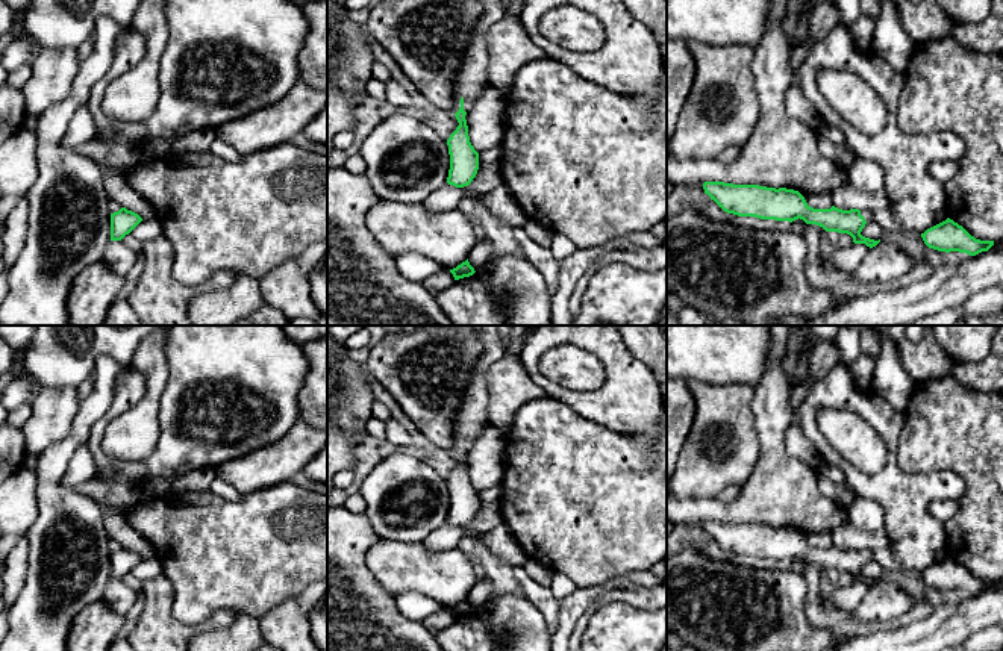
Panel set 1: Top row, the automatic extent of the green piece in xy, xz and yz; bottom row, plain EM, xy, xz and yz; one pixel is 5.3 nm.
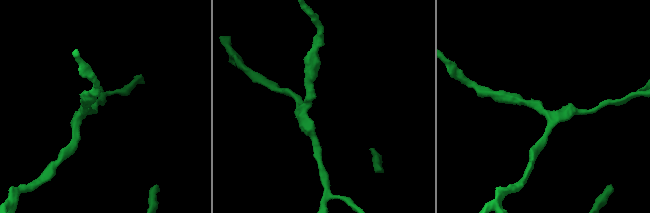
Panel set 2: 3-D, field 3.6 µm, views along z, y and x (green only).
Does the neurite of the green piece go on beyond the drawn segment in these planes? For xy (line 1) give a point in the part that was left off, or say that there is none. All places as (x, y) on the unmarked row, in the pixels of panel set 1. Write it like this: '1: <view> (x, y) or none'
1: none

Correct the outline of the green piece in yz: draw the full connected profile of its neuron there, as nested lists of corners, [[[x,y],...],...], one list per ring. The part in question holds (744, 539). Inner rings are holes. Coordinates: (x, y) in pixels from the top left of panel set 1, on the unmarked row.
[[[705,521],[703,528],[727,553],[789,562],[800,557],[826,571],[847,572],[855,583],[873,587],[880,581],[861,574],[865,563],[873,559],[871,548],[814,548],[798,530],[786,527]]]

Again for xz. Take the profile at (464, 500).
[[[461,436],[461,447],[455,453],[459,465],[447,478],[448,494],[450,494],[450,509],[447,522],[456,527],[468,525],[477,513],[479,509],[479,492],[470,481],[468,465],[464,450],[464,438]]]

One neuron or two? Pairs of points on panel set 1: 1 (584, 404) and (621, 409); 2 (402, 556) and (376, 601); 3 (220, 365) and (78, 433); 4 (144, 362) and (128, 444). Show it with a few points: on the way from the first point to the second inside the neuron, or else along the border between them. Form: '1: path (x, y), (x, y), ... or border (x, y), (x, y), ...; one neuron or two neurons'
1: path (593, 404), (612, 406); one neuron
2: border (367, 557), (367, 566), (373, 577), (394, 597); two neurons
3: border (112, 400), (111, 406), (93, 424), (87, 441); two neurons
4: path (152, 382), (152, 400), (140, 424); one neuron

